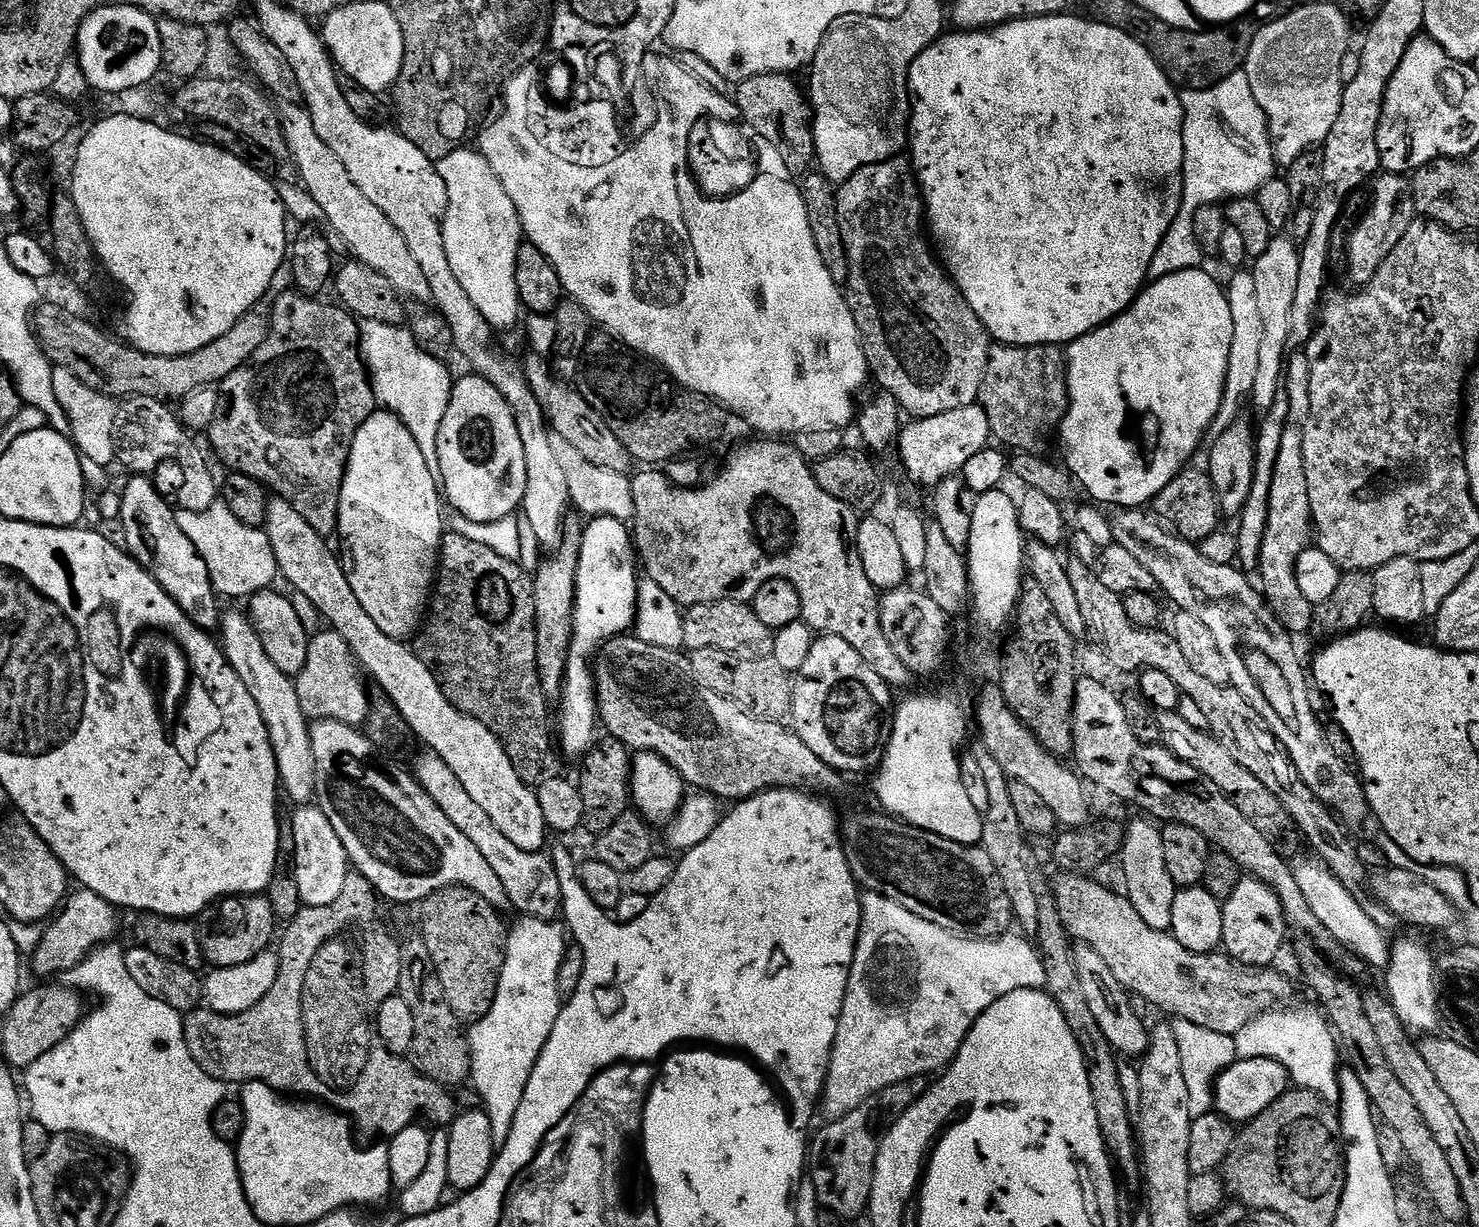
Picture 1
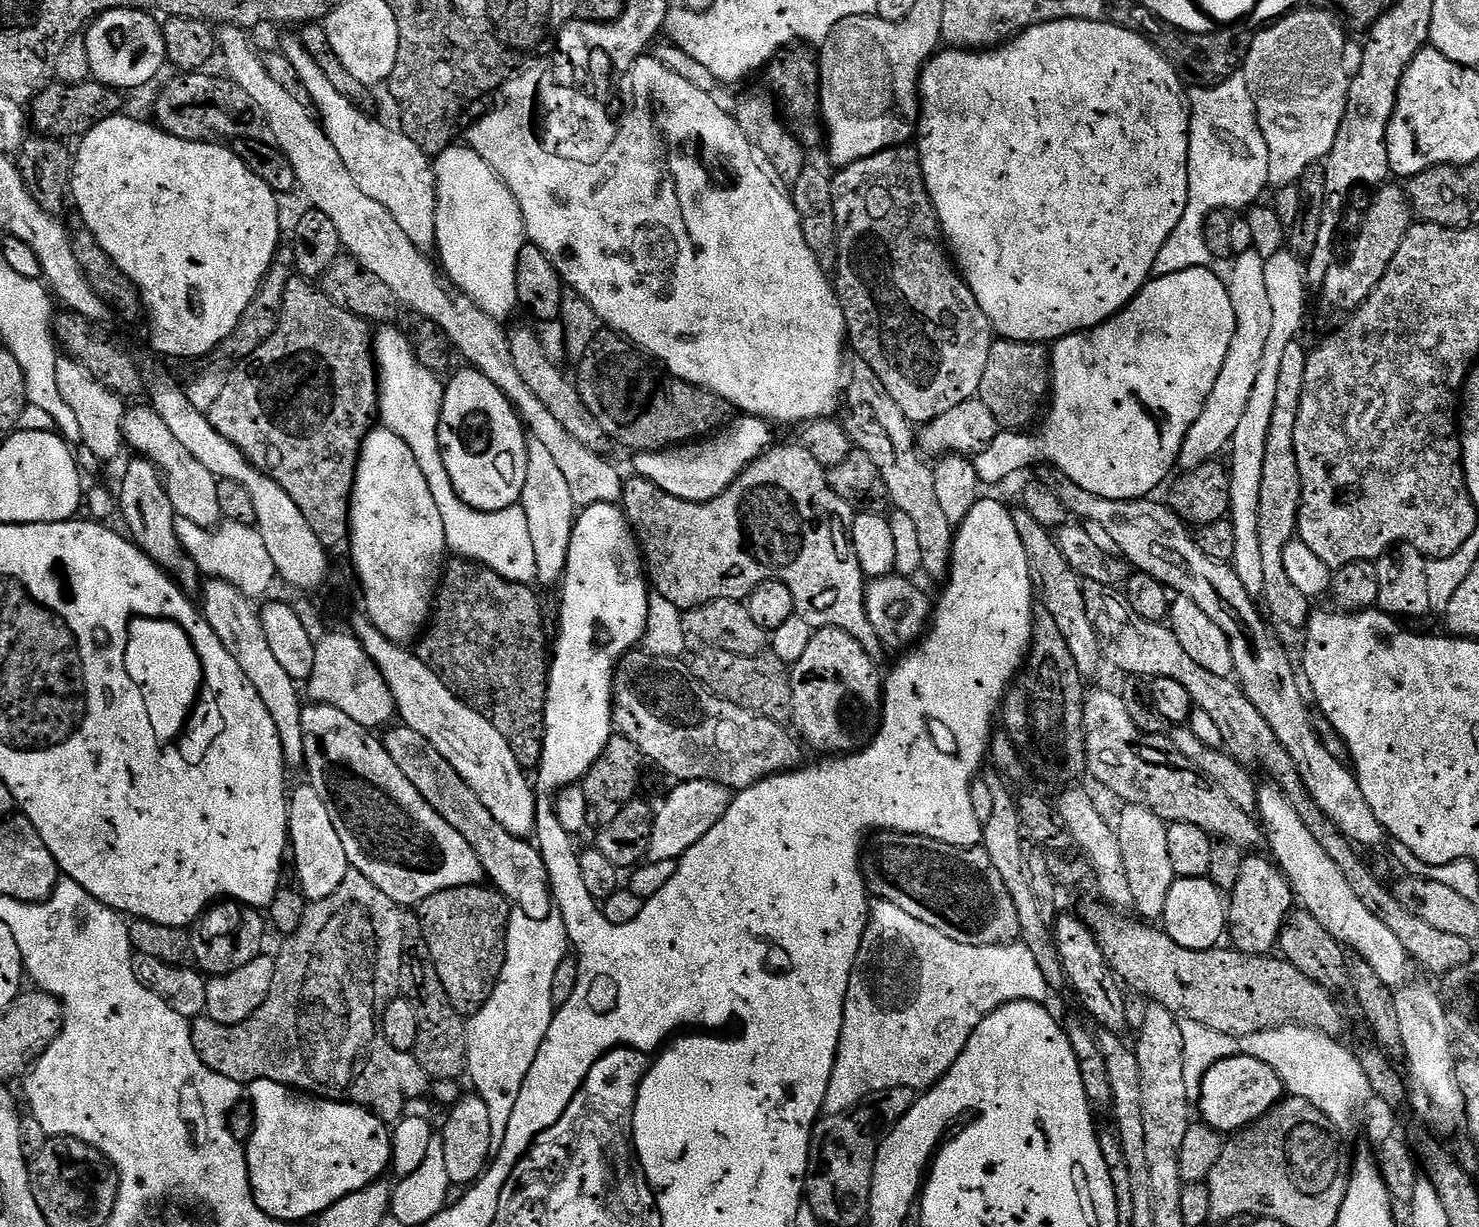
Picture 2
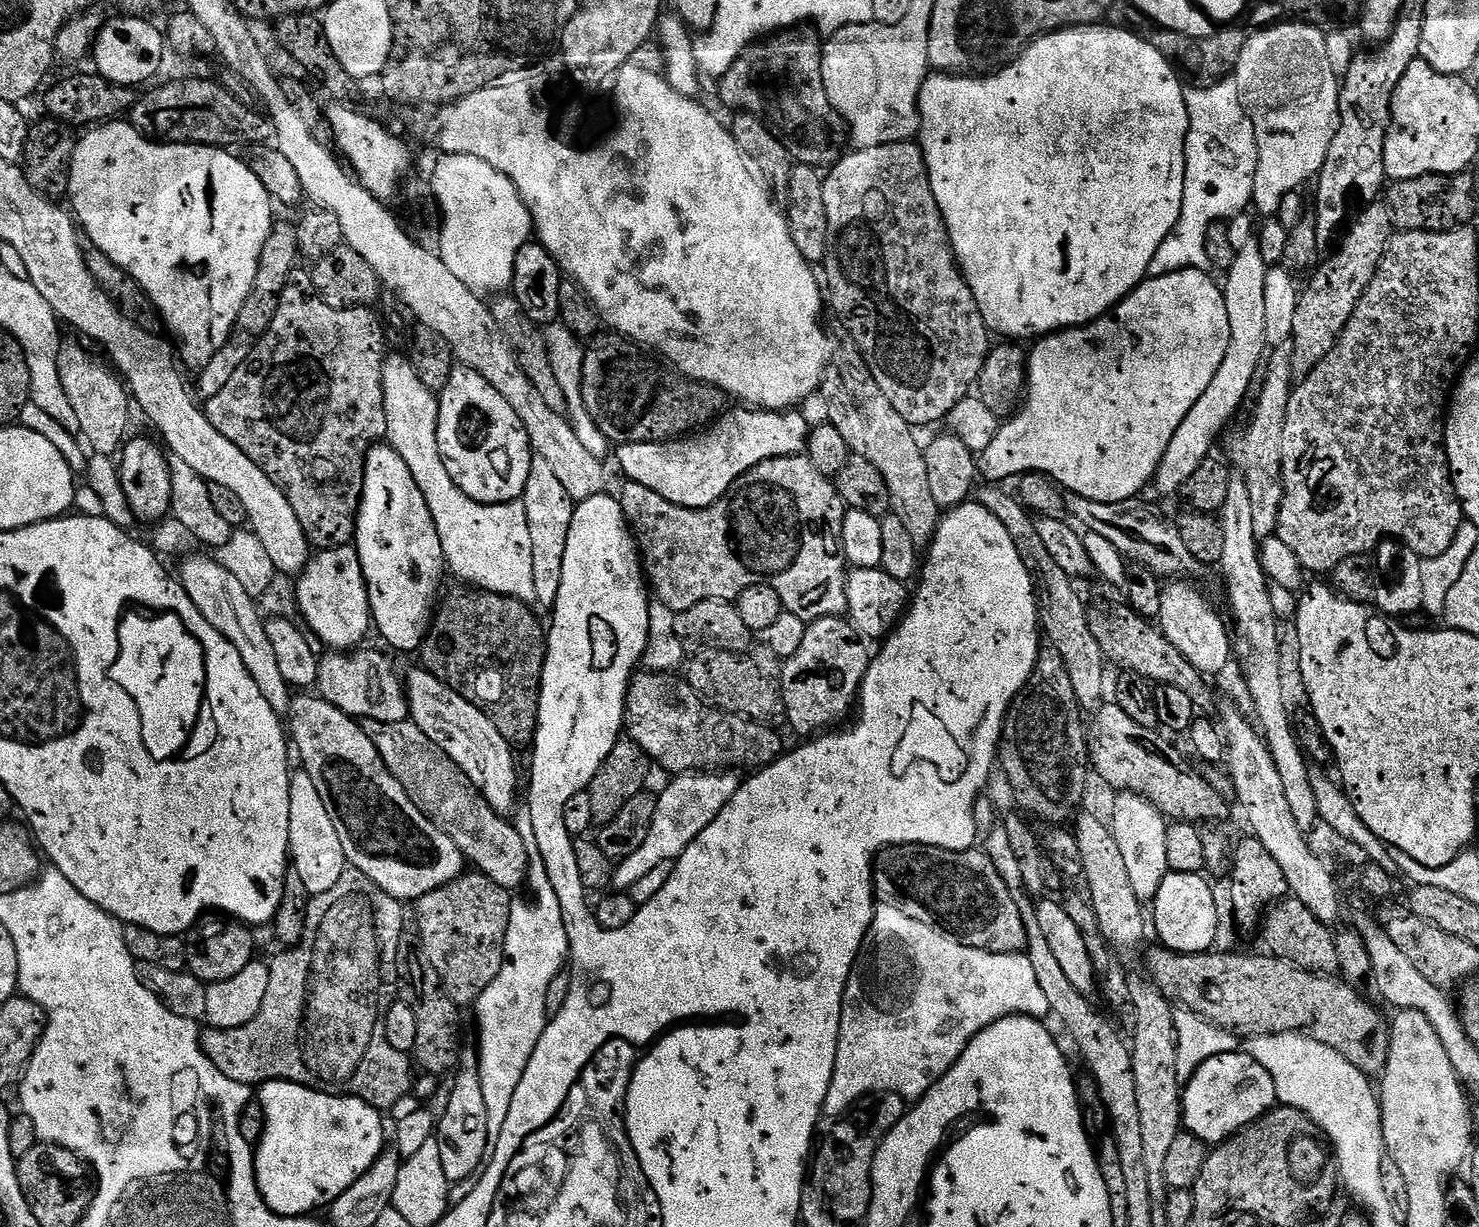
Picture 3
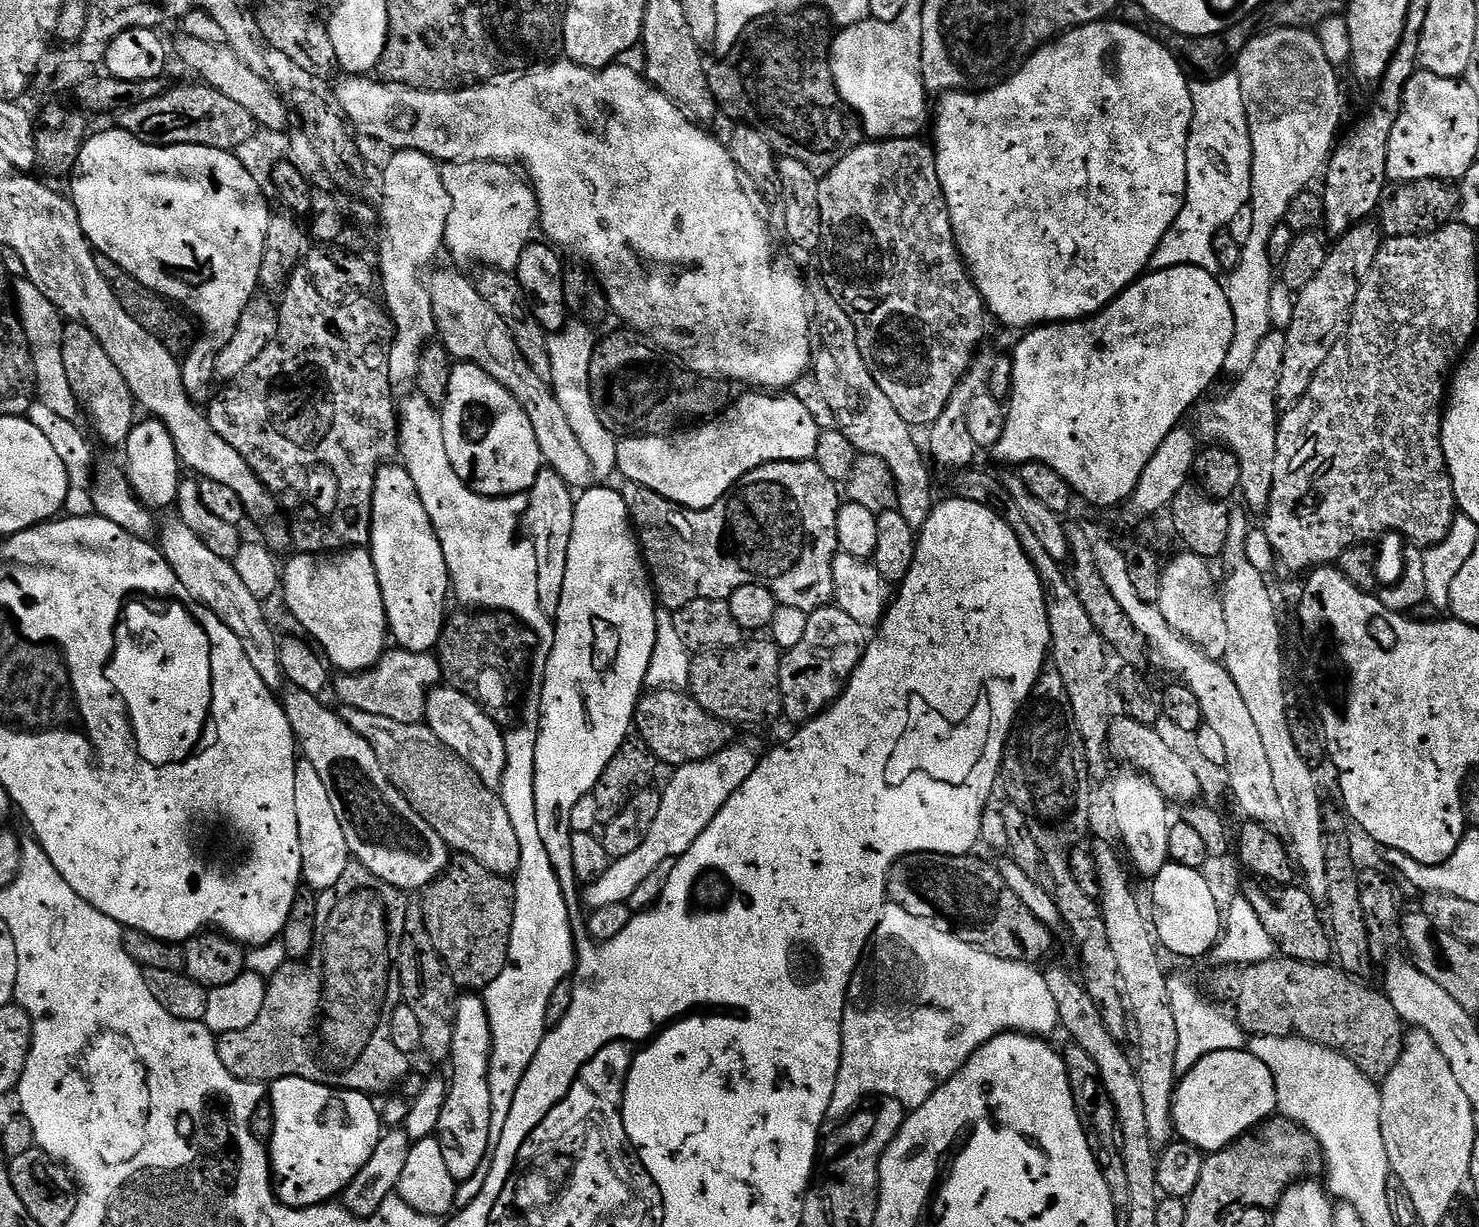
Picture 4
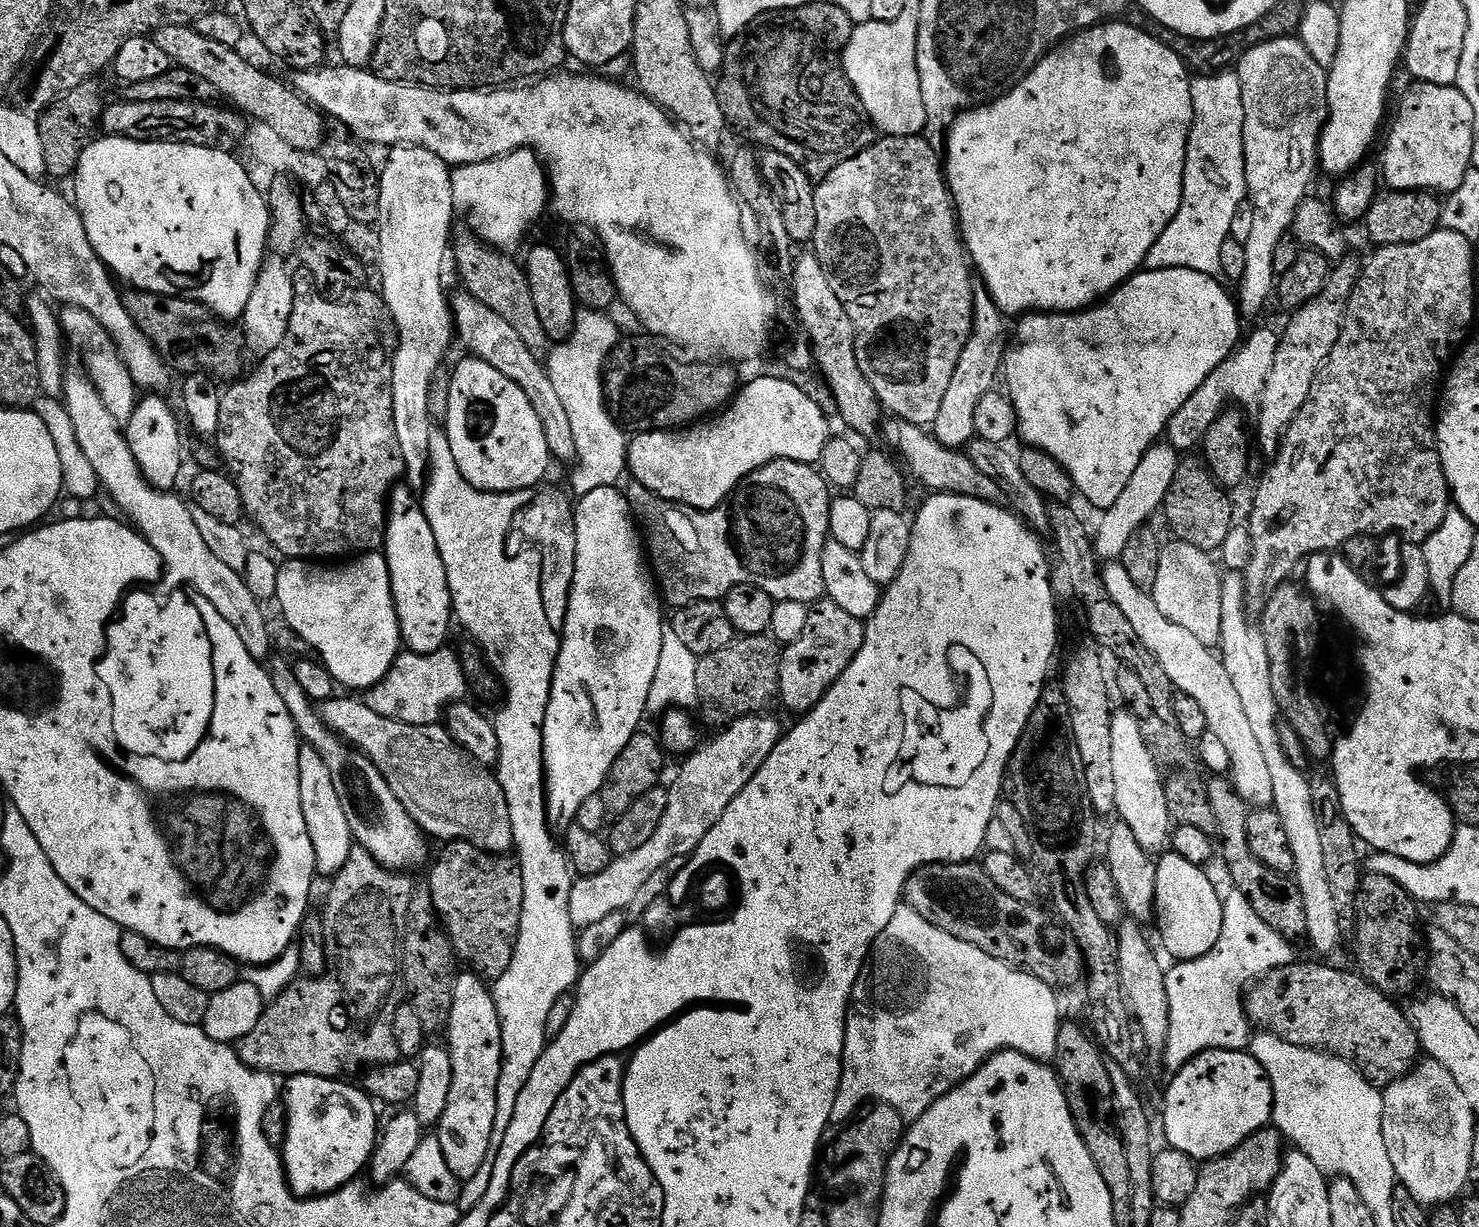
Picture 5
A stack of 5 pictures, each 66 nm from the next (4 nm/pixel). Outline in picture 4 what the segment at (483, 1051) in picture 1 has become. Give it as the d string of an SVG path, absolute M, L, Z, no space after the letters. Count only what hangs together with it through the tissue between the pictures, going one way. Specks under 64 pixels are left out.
M535 719L504 732L506 770L500 779L498 795L506 806L506 814L510 814L510 823L514 826L514 835L518 838L520 847L520 861L514 877L516 905L510 934L508 964L502 970L502 974L494 978L490 987L483 989L482 992L492 1031L492 1056L488 1067L488 1081L492 1099L490 1138L493 1145L502 1142L502 1130L506 1130L506 1118L510 1118L510 1106L514 1106L514 1094L518 1094L518 1086L522 1086L522 1078L526 1078L526 1070L530 1070L530 1062L534 1062L534 1054L538 1054L538 1046L542 1046L544 1041L546 1029L549 1027L546 1022L546 1006L550 1002L550 994L554 994L554 986L565 983L573 975L576 962L570 909L562 894L558 874L554 866L550 866L550 854L546 854L546 846L542 843L542 837L538 835L538 810L534 806L534 778L539 733L540 729Z

